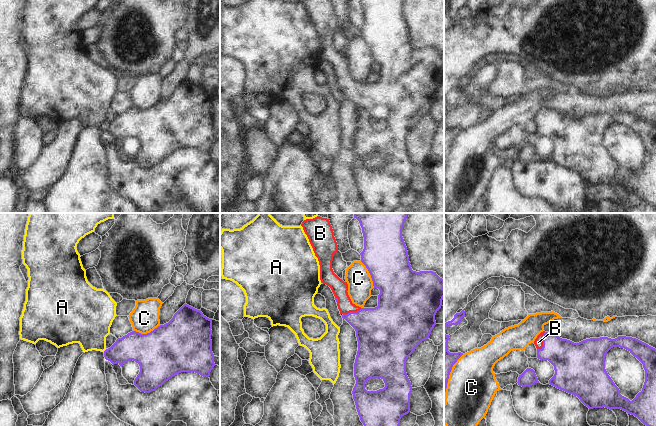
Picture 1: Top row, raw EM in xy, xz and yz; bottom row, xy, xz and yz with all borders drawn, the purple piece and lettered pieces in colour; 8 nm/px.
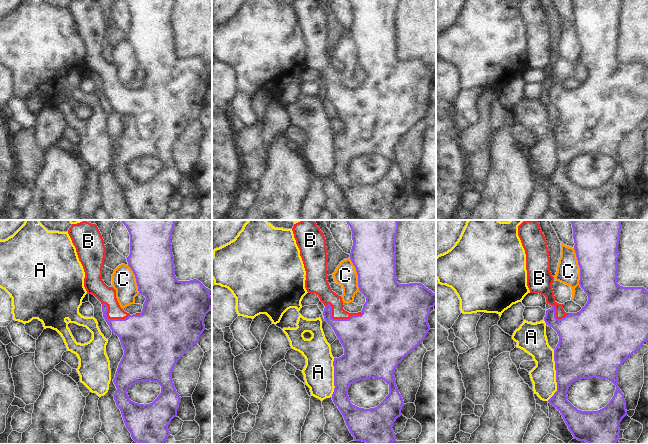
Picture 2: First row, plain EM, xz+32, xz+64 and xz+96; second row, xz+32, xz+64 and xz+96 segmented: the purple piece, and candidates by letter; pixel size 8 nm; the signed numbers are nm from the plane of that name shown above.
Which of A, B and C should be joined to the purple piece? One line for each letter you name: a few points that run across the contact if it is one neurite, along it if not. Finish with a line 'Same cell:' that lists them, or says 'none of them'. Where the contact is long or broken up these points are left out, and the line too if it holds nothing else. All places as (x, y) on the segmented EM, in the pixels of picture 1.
B: yz (569, 359), (543, 342), (538, 342)
Same cell: B

